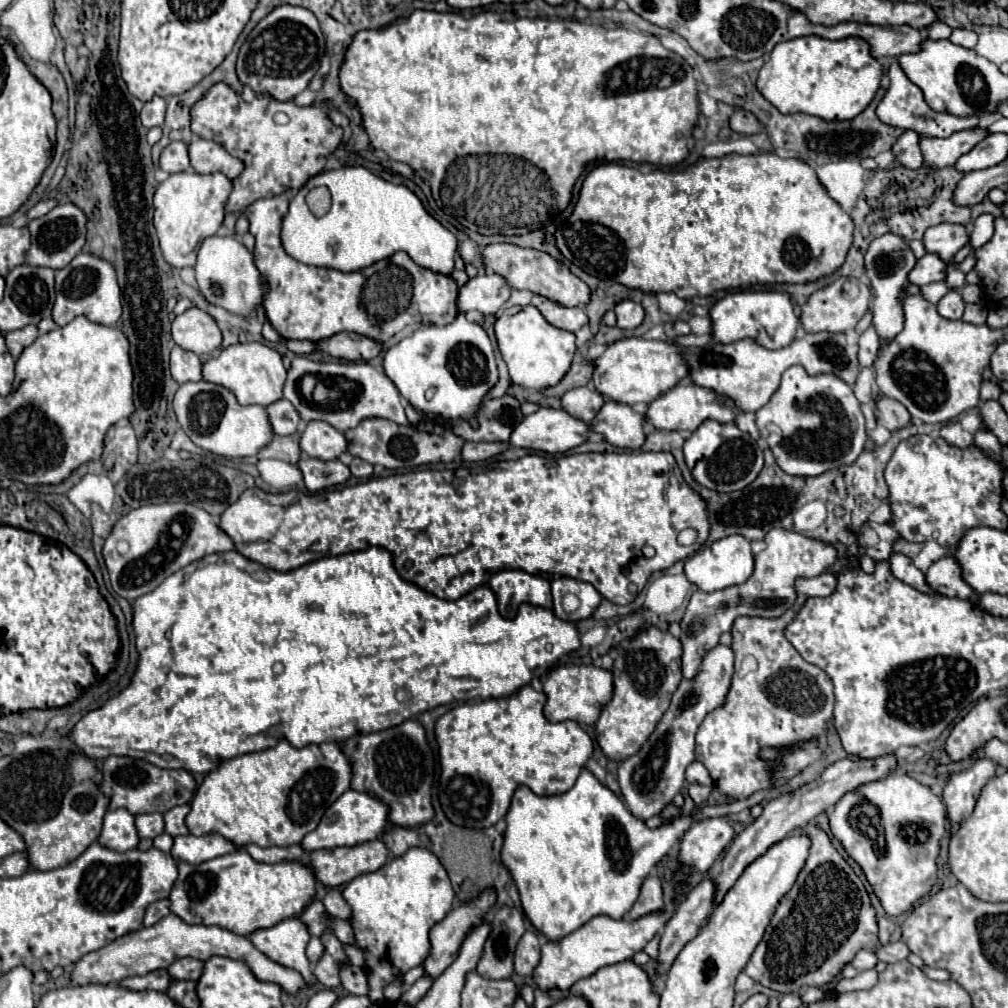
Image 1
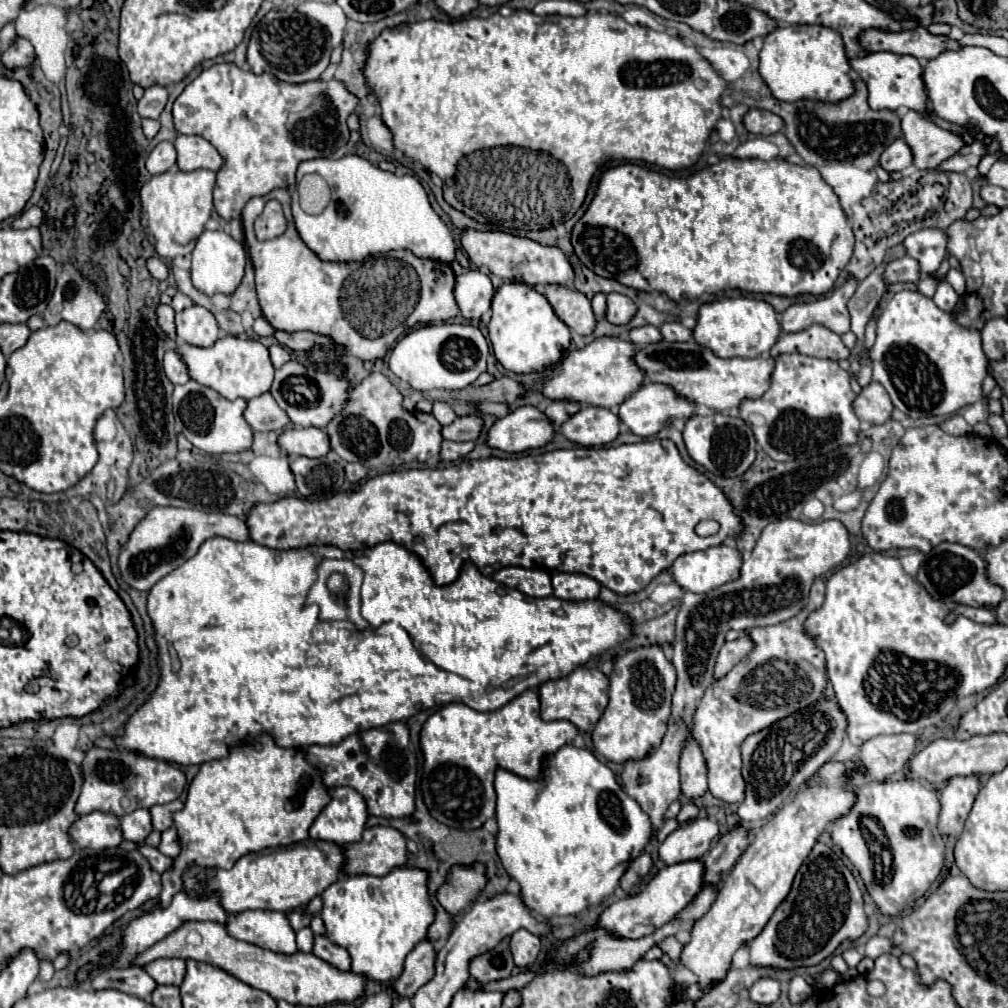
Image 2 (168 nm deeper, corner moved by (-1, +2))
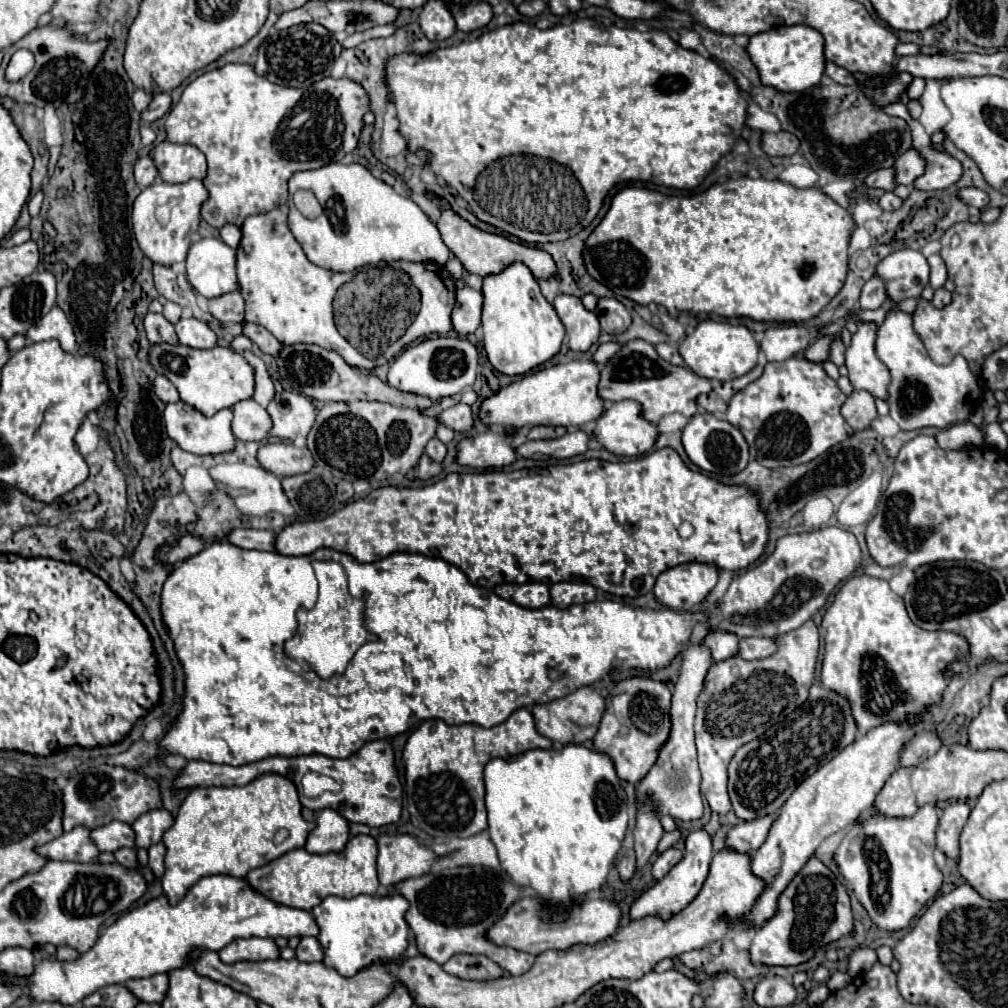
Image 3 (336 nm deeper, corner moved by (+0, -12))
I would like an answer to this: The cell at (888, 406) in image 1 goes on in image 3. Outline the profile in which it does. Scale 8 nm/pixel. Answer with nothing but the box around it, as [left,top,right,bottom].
[841,390,877,432]

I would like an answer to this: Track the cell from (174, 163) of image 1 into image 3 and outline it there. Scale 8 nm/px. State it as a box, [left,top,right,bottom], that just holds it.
[135,156,159,188]

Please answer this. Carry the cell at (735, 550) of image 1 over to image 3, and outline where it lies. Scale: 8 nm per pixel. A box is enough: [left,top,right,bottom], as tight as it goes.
[653,564,719,610]

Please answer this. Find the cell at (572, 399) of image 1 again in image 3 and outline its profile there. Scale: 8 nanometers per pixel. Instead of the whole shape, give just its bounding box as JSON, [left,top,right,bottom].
[529,426,565,440]

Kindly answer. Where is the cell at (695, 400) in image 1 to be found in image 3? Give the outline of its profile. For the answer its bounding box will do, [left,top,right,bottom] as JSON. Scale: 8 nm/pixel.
[591,400,657,456]

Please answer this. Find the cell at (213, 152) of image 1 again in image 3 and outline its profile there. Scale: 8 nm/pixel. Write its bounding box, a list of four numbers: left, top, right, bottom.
[151,140,207,184]

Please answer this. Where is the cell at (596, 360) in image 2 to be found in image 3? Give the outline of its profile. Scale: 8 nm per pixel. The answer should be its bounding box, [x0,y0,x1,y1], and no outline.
[479,360,605,432]

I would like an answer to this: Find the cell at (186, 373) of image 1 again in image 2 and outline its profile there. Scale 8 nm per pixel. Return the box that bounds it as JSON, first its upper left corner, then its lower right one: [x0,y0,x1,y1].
[164,350,190,384]

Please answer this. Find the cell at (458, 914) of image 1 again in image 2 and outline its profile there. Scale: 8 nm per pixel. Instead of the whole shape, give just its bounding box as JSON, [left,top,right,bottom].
[392,938,436,998]

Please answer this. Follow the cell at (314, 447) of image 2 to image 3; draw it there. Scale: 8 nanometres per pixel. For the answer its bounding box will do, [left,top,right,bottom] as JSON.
[257,442,313,478]

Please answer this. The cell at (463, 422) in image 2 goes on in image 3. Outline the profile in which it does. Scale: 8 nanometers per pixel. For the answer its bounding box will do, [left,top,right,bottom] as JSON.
[425,438,447,462]

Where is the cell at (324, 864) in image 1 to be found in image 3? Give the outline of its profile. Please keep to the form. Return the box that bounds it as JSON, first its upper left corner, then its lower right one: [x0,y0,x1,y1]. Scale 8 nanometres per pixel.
[377,834,437,888]

